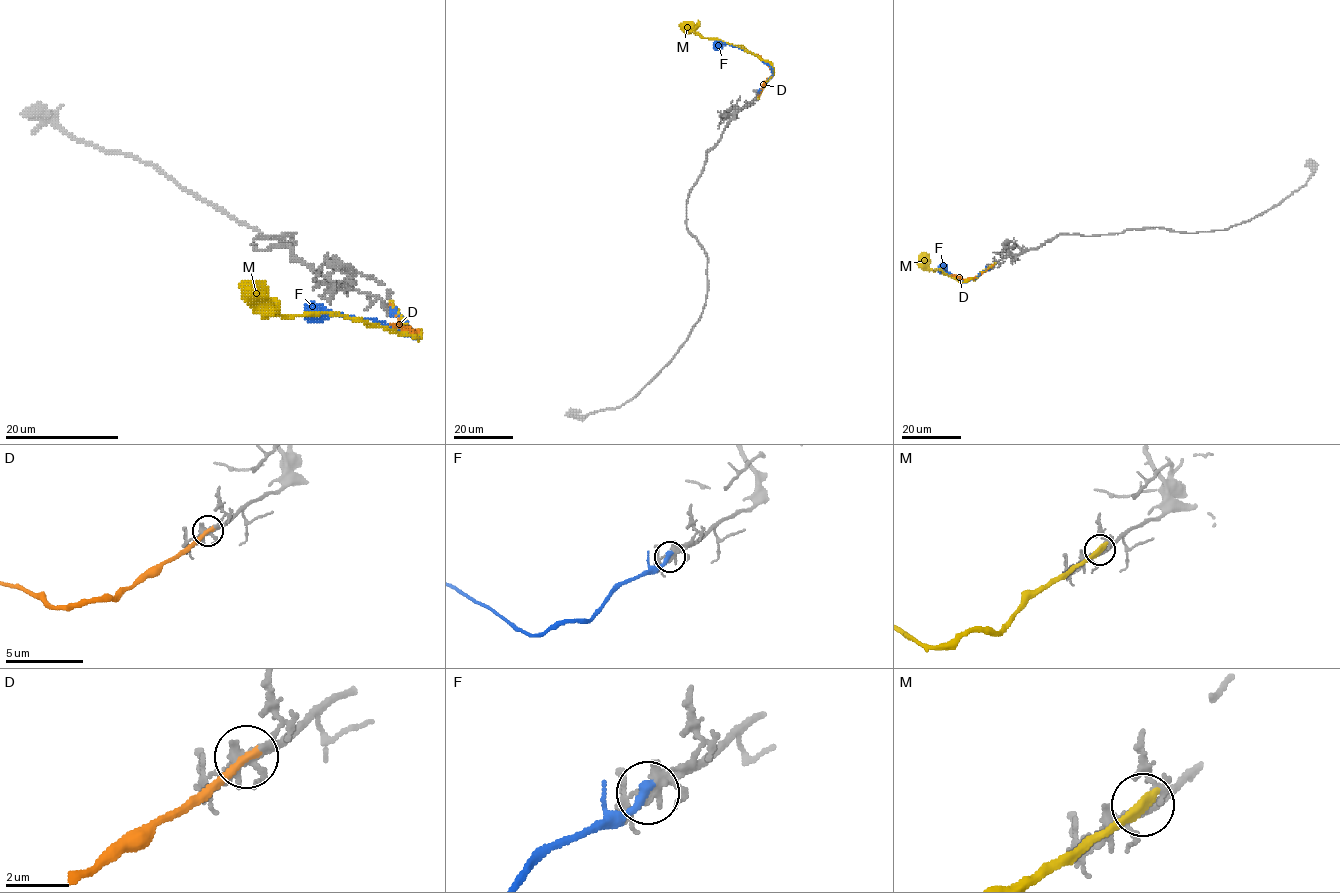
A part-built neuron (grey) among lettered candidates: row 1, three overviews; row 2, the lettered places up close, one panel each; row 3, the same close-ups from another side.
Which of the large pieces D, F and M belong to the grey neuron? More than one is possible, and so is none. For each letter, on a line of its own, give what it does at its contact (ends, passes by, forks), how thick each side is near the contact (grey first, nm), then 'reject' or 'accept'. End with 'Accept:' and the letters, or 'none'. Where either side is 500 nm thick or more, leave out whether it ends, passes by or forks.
D: it ends there; 320 nm thick on the grey side, 340 nm on the other; reject
F: it ends there; 280 nm thick on the grey side, 360 nm on the other; accept
M: it ends there; 240 nm thick on the grey side, 440 nm on the other; reject
Accept: F

